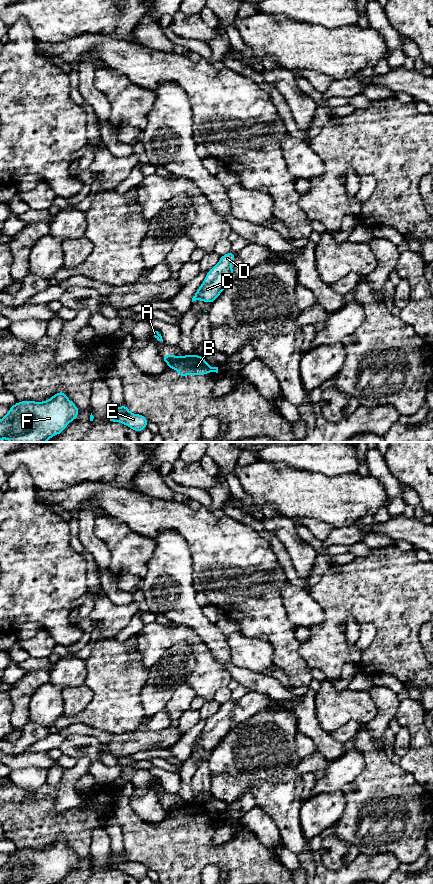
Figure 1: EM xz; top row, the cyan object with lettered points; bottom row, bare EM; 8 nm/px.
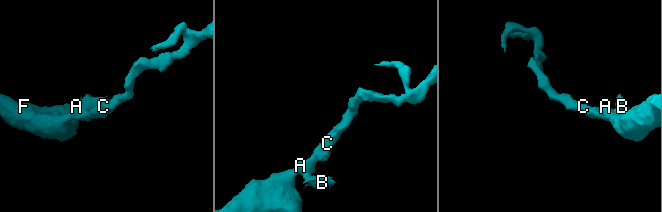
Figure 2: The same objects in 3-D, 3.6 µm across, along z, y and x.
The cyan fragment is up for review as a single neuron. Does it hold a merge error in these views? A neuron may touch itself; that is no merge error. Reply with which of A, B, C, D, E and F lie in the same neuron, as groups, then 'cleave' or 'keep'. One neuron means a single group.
A C D E F / B | cleave

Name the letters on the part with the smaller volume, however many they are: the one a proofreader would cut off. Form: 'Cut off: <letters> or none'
Cut off: B

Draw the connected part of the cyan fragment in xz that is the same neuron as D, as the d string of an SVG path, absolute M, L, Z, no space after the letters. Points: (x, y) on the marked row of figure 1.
M229 252L220 257L219 262L207 272L203 283L194 294L192 302L200 300L212 303L217 300L217 297L228 287L235 275L232 270L235 255L236 253Z

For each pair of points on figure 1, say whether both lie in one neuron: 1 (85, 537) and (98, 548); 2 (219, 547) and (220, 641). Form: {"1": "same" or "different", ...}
{"1": "same", "2": "different"}

